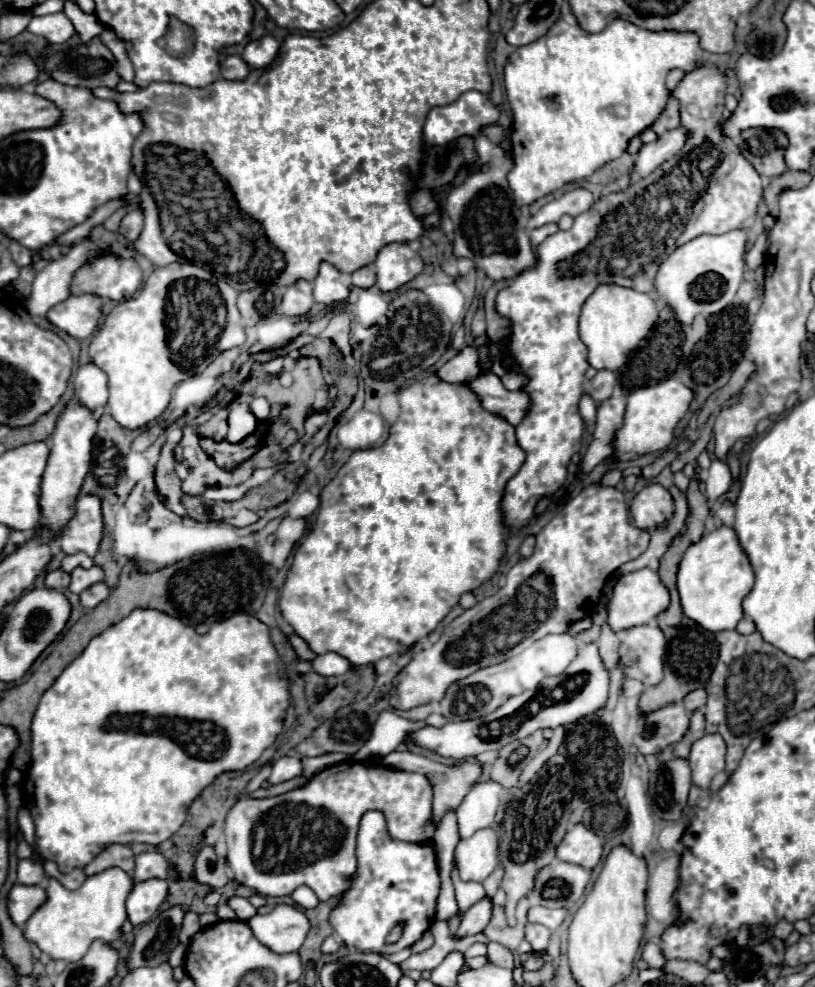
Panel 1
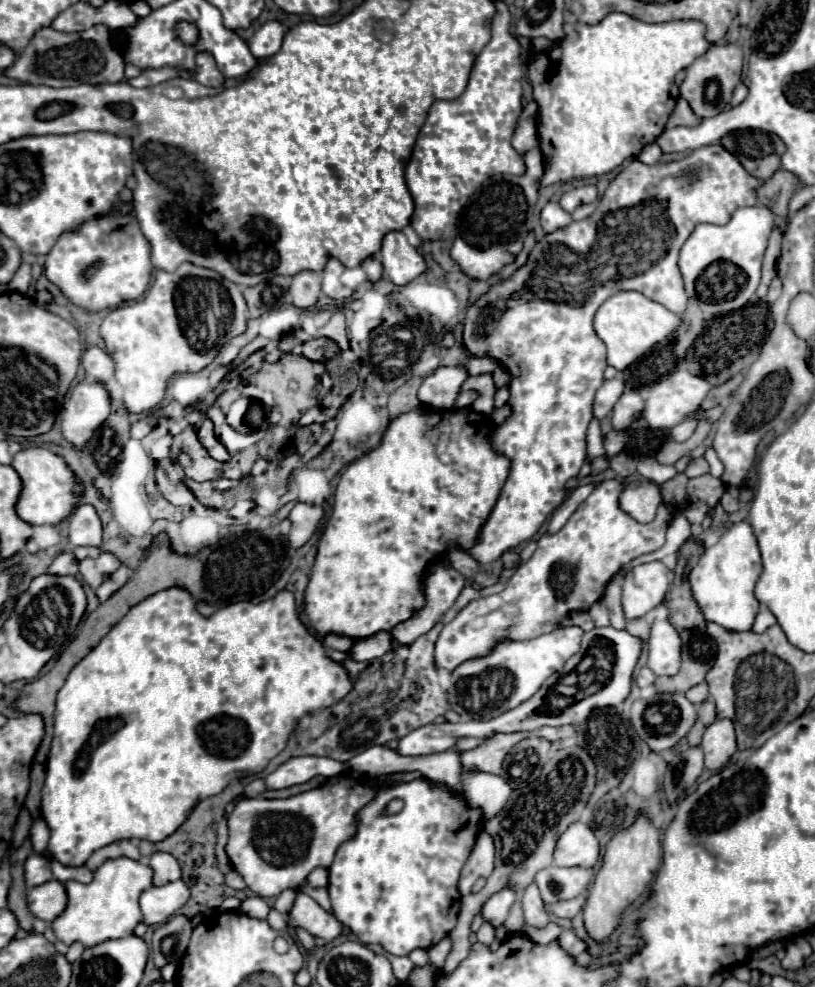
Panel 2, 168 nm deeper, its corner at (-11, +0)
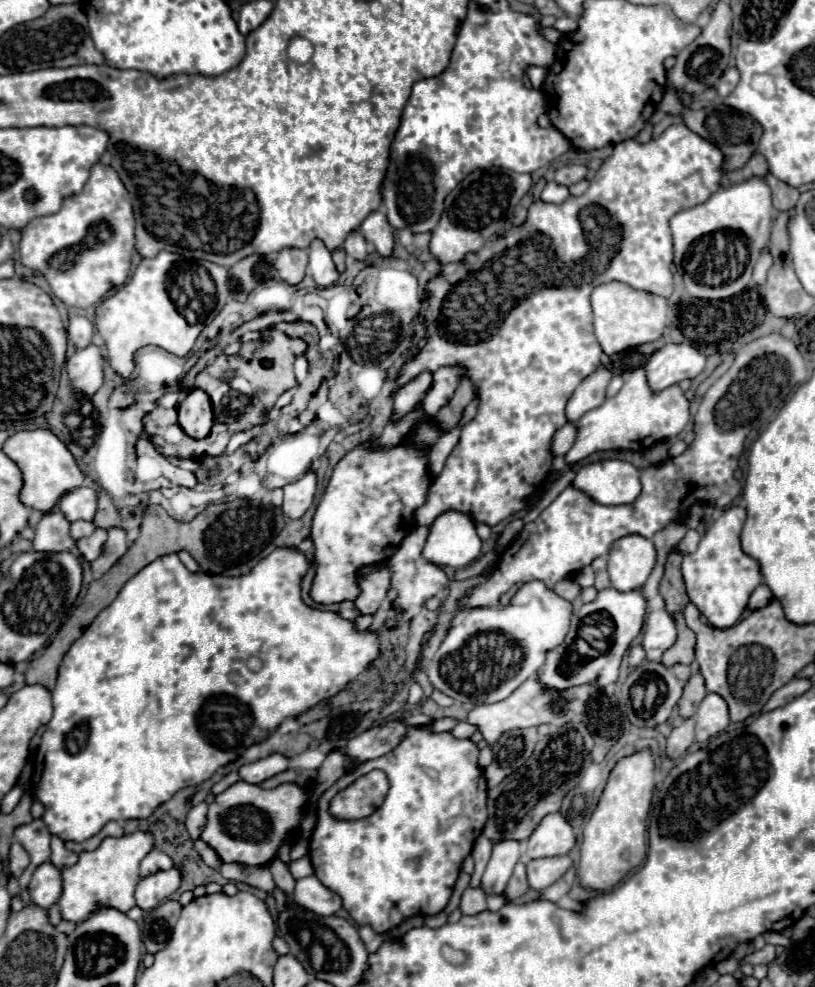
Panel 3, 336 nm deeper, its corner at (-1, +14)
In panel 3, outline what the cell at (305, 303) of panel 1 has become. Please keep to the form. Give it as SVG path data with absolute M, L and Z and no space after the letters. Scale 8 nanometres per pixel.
M285 248L277 254L277 260L275 260L275 270L277 270L277 276L295 286L303 280L305 276L305 270L307 270L307 250L299 250L299 248Z

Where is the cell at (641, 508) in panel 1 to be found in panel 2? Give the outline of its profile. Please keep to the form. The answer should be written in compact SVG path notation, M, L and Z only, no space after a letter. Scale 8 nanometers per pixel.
M647 480L629 482L619 496L619 508L637 522L651 522L661 504L661 490Z

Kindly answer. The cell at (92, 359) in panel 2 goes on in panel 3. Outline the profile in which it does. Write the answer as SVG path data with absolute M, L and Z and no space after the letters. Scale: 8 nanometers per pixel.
M71 316L69 320L69 340L75 344L75 348L87 348L93 340L93 324L85 316Z

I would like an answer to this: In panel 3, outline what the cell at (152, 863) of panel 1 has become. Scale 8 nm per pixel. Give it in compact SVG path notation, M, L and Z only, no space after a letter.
M153 848L141 862L141 876L145 878L149 874L155 874L159 870L169 870L169 868L173 868L171 858L165 852L161 852L159 848Z

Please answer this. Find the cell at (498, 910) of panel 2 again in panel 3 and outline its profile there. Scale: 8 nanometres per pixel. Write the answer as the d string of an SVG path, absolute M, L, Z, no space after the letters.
M505 840L493 846L491 860L481 880L481 890L485 894L503 894L509 876L513 872L513 866L519 860L519 854L521 854L521 844L517 844L515 840Z

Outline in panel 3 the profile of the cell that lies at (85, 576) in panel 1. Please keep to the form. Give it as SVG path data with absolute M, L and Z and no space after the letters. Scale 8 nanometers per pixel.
M97 528L97 530L93 532L93 536L89 536L89 538L85 538L85 540L77 540L77 548L79 548L81 556L83 556L87 562L93 562L93 560L97 560L99 554L103 552L105 540L107 540L107 532L101 530L101 528Z

